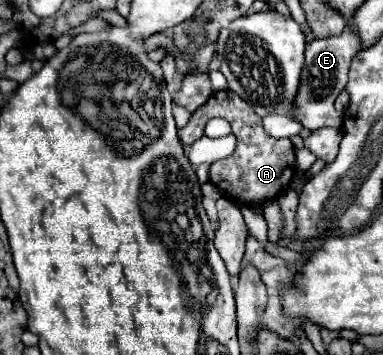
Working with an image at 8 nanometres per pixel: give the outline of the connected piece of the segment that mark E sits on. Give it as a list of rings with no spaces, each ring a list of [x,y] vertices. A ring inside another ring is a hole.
[[[352,19],[346,23],[346,29],[338,37],[328,39],[314,39],[306,45],[306,65],[304,65],[304,81],[300,81],[300,111],[304,111],[304,119],[300,123],[310,131],[320,127],[342,127],[342,115],[334,109],[334,99],[346,87],[348,81],[348,67],[352,57],[360,51],[362,41],[360,35],[352,29]]]

